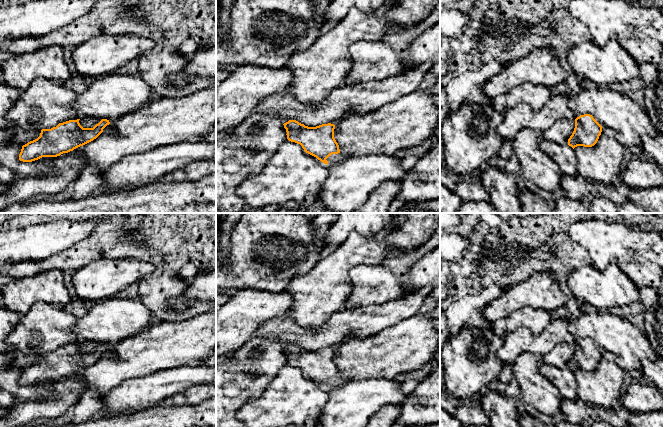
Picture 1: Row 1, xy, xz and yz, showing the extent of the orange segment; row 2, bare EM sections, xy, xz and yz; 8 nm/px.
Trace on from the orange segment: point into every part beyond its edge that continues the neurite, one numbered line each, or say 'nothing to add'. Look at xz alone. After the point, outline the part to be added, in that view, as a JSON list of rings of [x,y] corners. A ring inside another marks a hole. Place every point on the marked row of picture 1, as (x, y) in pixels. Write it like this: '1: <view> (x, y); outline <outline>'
1: xz (334, 158); outline [[[332,154],[330,155],[326,160],[328,161],[328,165],[332,163],[340,163],[346,159],[345,156],[338,154]]]

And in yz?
nothing to add

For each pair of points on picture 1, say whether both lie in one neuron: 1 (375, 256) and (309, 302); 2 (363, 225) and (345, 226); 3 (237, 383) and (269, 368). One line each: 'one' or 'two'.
1: one
2: one
3: one

